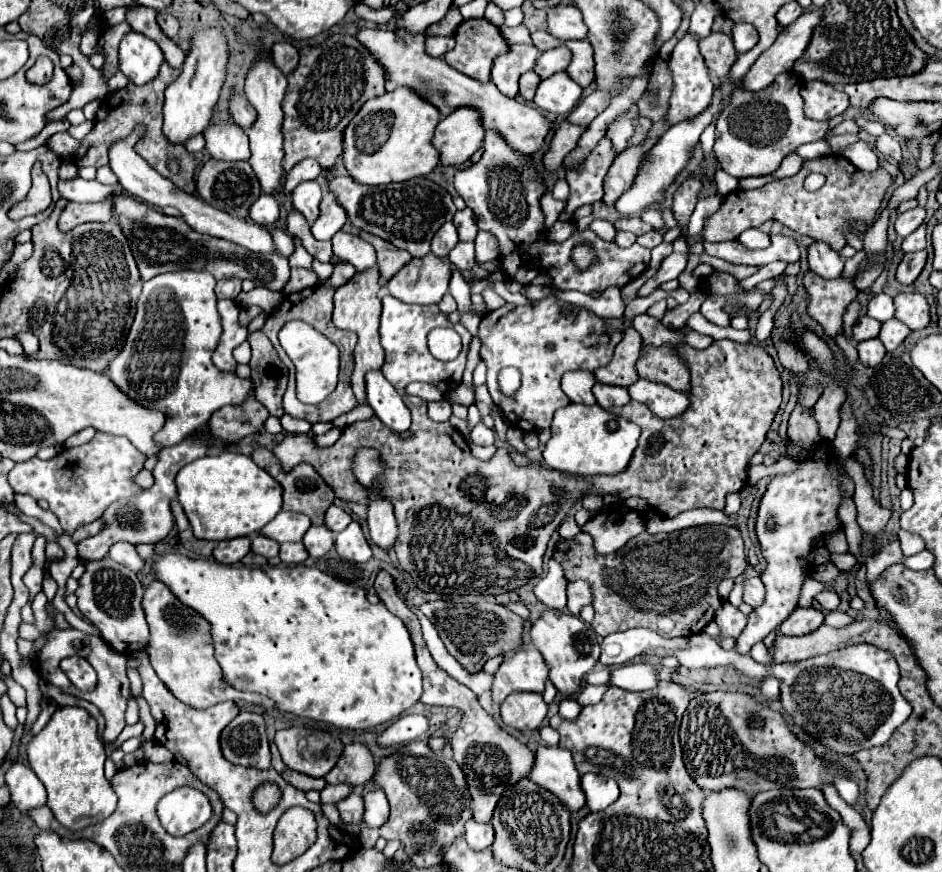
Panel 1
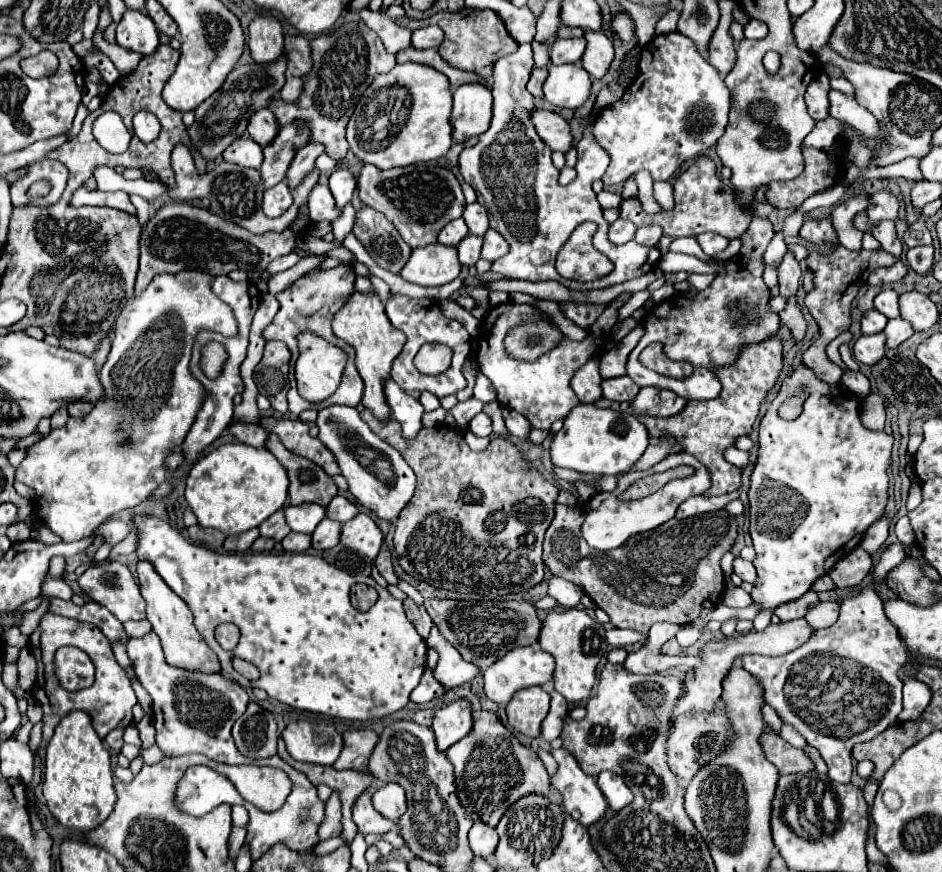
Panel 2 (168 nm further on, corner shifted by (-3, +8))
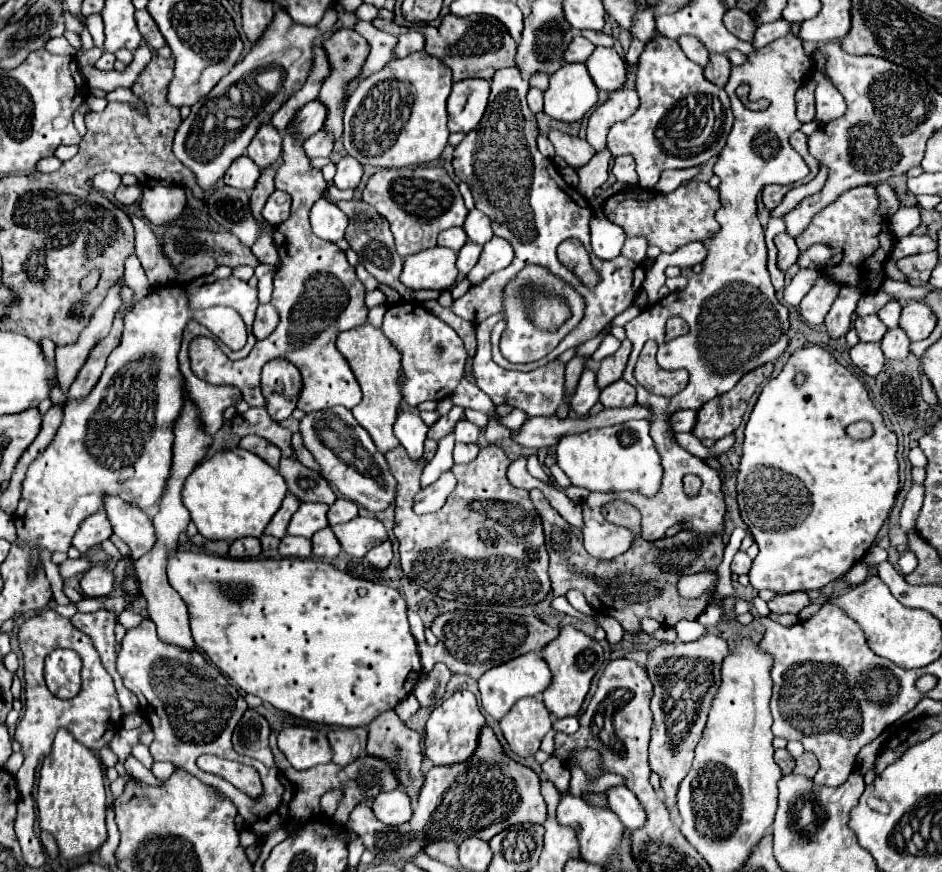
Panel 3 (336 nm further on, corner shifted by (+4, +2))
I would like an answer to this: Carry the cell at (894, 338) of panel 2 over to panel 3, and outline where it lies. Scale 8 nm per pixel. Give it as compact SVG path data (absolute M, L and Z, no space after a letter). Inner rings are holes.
M902 328L888 330L882 338L882 352L886 358L896 358L902 360L910 352L910 340Z

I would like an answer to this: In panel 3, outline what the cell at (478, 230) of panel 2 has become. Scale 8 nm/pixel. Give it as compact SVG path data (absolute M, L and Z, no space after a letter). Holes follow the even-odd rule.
M476 208L468 212L466 222L464 222L464 232L470 242L474 244L486 244L492 238L492 228L490 228L490 218Z

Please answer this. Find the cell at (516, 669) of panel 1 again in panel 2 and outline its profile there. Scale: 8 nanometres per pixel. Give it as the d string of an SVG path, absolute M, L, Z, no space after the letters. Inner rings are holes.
M523 646L519 650L511 650L511 654L505 654L503 658L499 658L499 662L495 662L485 670L485 694L495 704L505 706L517 690L523 690L529 686L543 686L551 682L553 670L555 670L553 656L541 650L539 646Z

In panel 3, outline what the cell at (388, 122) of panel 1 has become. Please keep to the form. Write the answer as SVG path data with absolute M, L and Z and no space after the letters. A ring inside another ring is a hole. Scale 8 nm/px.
M424 50L414 52L406 58L398 58L388 62L380 72L360 80L358 88L346 102L344 110L344 148L350 156L344 156L336 166L338 172L334 176L334 184L340 190L356 188L362 178L362 164L378 166L378 168L404 168L404 166L420 166L436 160L446 142L448 142L448 118L446 118L446 98L452 88L452 72L438 58L428 56Z

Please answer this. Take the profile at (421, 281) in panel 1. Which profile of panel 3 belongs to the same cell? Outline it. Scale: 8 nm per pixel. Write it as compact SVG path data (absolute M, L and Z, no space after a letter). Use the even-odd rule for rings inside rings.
M434 246L430 250L422 250L406 258L400 282L412 290L448 290L458 276L454 262L456 252L450 248Z

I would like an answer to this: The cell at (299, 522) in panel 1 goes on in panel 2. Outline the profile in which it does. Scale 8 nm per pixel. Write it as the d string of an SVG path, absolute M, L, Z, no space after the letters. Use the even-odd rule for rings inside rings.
M299 504L299 506L287 506L287 524L293 532L313 534L315 526L325 518L325 508L319 504Z

